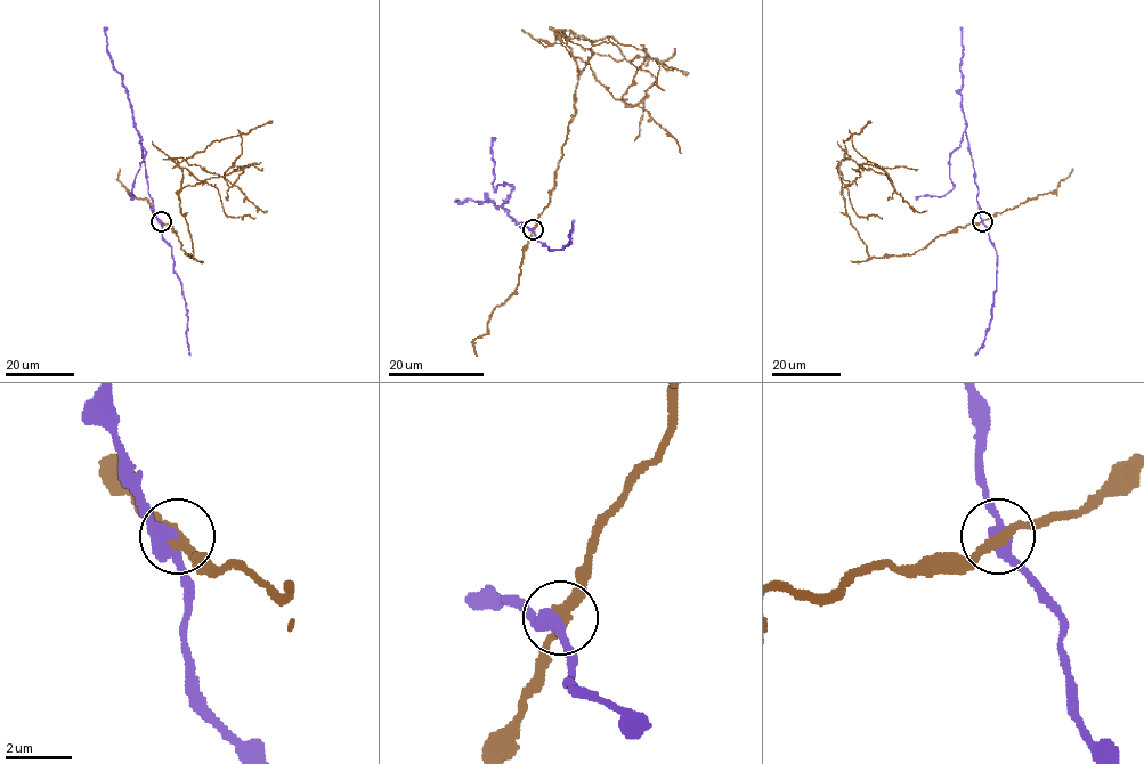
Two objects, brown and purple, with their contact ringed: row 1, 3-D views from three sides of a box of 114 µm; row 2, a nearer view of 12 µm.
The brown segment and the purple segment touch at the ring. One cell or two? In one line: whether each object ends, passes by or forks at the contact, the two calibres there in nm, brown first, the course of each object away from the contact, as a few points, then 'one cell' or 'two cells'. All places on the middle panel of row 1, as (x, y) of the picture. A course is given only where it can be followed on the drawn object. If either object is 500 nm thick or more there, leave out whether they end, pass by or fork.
brown passes by; purple passes by; calibres 260 and 400 nm; course brown (534, 229), (574, 114), (579, 71), (562, 29), (556, 41), (586, 62), (613, 96), (643, 108), (681, 153); course purple (534, 229), (521, 222), (516, 225), (502, 206), (491, 201), (468, 200), (459, 203), (459, 200); two cells

